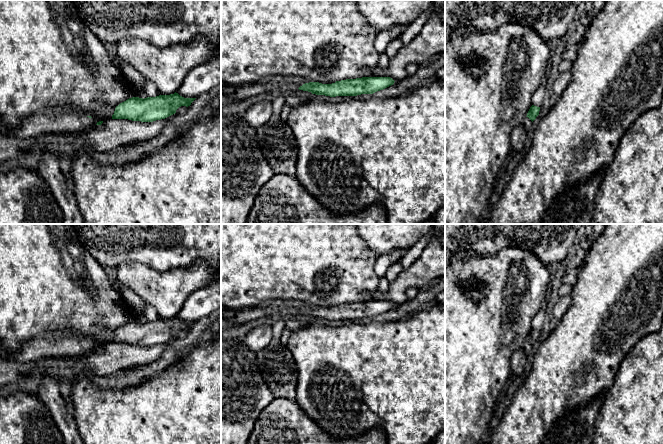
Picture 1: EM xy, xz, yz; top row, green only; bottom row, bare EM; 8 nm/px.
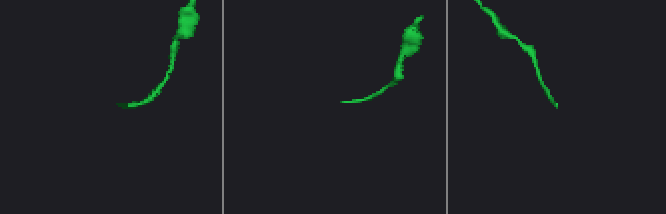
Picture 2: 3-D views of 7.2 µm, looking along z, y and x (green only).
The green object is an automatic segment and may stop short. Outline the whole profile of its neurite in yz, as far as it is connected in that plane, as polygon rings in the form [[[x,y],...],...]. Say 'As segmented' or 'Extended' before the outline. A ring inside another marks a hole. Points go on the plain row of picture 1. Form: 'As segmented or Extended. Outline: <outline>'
Extended. Outline: [[[532,329],[527,337],[527,340],[525,341],[522,347],[522,350],[528,354],[532,350],[532,346],[539,339],[539,335],[540,335],[540,331]]]

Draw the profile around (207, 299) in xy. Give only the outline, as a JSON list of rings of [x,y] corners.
[[[221,282],[209,283],[191,293],[176,315],[184,322],[197,322],[221,310]]]

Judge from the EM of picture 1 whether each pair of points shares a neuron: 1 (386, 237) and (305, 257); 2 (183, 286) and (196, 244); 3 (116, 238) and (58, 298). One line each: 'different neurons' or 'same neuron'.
1: different neurons
2: different neurons
3: different neurons

